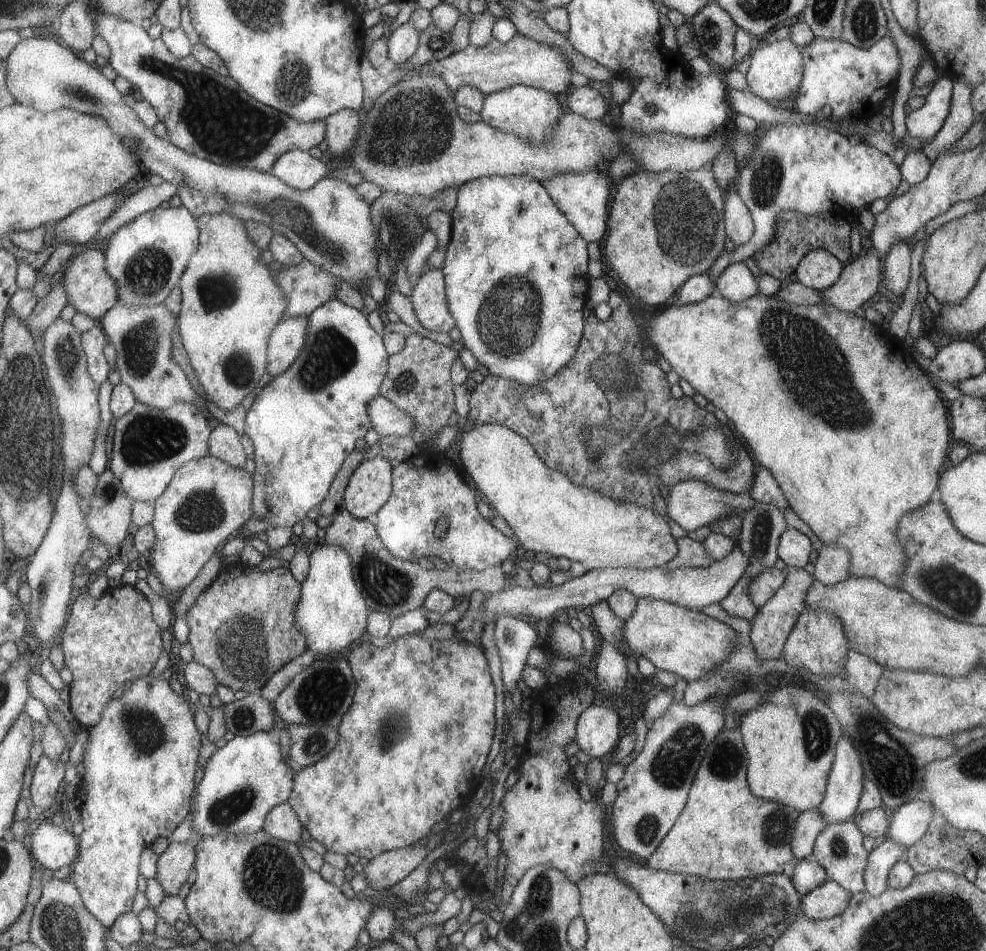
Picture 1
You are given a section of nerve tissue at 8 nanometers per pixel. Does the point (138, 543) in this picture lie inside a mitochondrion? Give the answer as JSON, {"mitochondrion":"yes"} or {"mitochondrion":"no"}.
{"mitochondrion":"no"}

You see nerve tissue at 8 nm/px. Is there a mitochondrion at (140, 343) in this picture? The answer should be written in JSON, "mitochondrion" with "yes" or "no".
{"mitochondrion":"yes"}

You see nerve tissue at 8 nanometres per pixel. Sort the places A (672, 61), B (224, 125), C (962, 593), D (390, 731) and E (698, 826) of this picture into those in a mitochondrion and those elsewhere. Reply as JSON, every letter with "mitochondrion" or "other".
{"A":"other","B":"mitochondrion","C":"mitochondrion","D":"mitochondrion","E":"other"}

